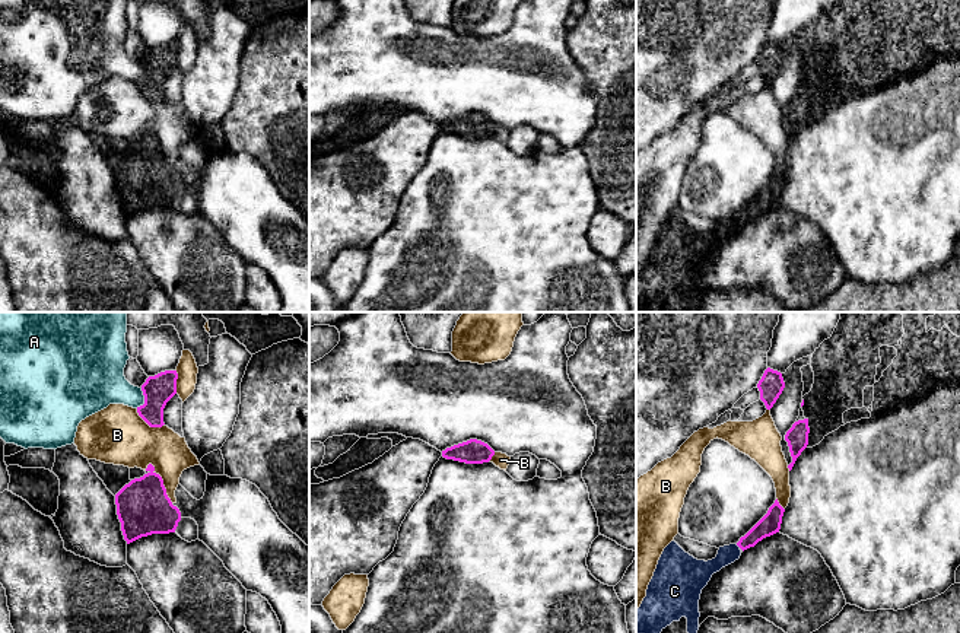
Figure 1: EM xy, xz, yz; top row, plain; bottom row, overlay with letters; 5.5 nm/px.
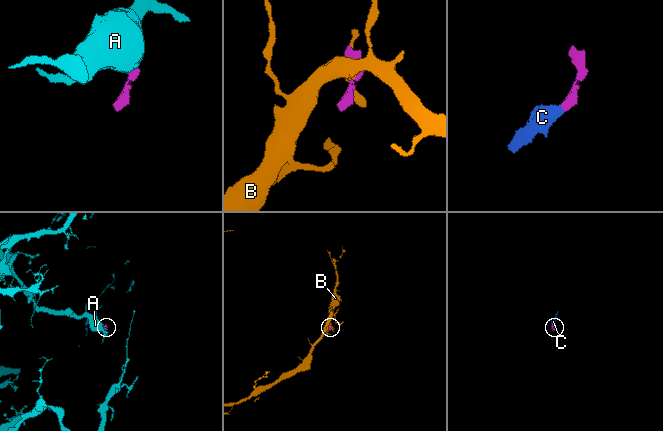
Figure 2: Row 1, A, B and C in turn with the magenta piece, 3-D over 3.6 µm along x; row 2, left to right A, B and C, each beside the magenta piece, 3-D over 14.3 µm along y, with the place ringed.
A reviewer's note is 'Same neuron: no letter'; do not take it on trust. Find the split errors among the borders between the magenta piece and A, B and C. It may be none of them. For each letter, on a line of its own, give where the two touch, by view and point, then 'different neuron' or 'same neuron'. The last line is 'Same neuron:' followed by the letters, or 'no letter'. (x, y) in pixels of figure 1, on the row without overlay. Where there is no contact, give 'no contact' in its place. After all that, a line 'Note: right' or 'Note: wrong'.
A: xy (145, 73) | different neuron
B: xy (162, 156) | different neuron
C: yz (738, 219) | same neuron
Same neuron: C
Note: wrong

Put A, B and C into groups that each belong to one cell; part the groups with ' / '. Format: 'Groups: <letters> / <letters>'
Groups: A / B / C

